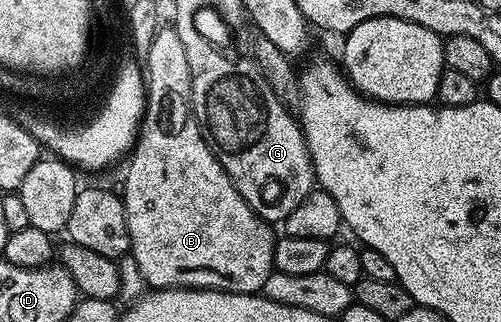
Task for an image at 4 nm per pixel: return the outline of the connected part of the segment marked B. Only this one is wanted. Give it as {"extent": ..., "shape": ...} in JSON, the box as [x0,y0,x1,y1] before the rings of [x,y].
{"extent":[125,26,275,293],"shape":[[[161,26],[154,35],[150,44],[150,53],[143,59],[145,79],[145,114],[136,138],[136,144],[131,149],[128,157],[129,169],[125,172],[125,213],[127,214],[127,230],[129,231],[129,252],[133,257],[133,263],[137,265],[139,274],[145,279],[150,289],[158,288],[214,288],[217,292],[252,292],[260,293],[264,289],[267,278],[273,271],[273,246],[275,235],[271,229],[270,221],[259,218],[251,206],[235,190],[231,178],[223,170],[223,166],[217,161],[217,155],[209,148],[205,141],[205,134],[197,125],[197,119],[193,113],[193,102],[191,100],[191,66],[187,66],[187,54],[183,50],[183,42],[179,42],[179,34],[176,27]]]}

